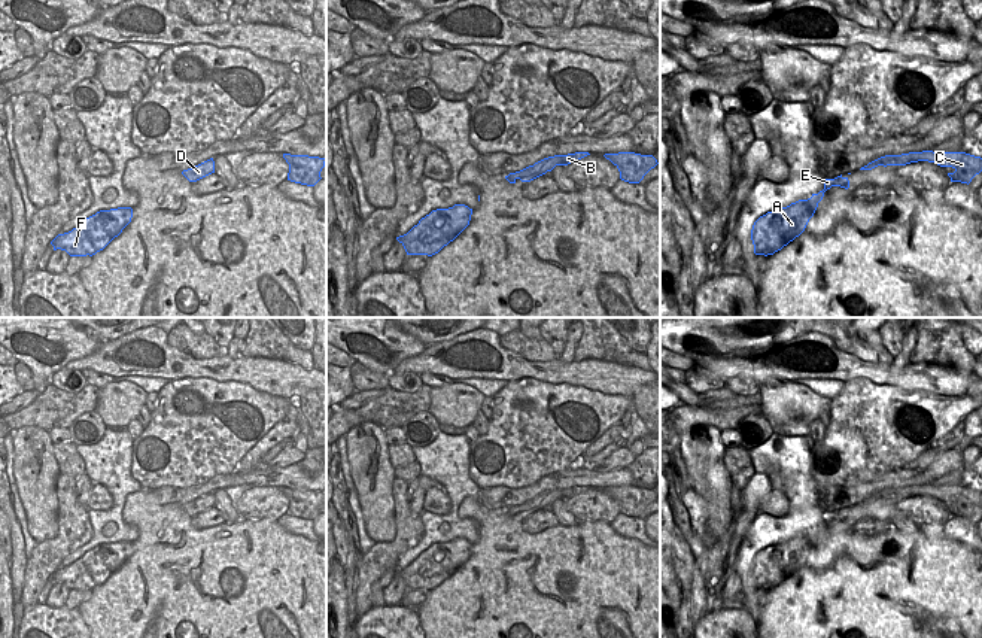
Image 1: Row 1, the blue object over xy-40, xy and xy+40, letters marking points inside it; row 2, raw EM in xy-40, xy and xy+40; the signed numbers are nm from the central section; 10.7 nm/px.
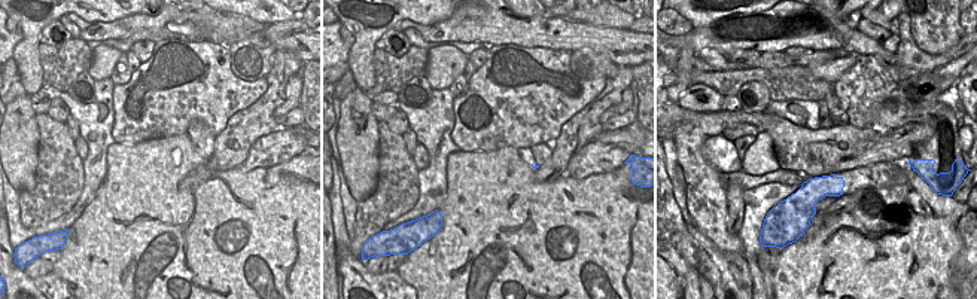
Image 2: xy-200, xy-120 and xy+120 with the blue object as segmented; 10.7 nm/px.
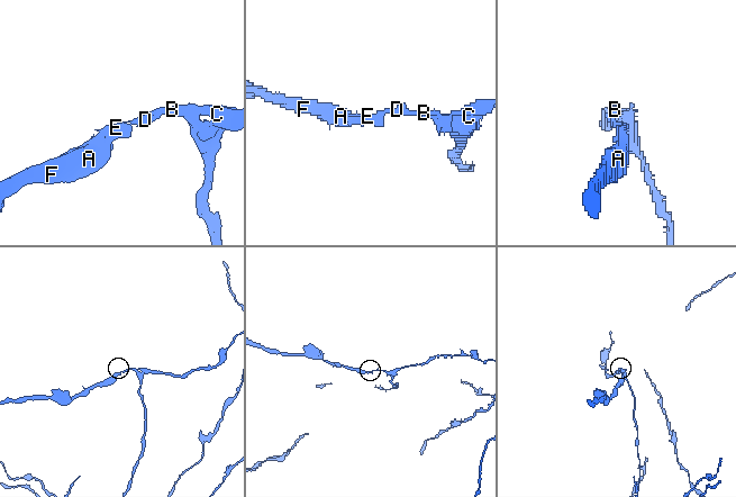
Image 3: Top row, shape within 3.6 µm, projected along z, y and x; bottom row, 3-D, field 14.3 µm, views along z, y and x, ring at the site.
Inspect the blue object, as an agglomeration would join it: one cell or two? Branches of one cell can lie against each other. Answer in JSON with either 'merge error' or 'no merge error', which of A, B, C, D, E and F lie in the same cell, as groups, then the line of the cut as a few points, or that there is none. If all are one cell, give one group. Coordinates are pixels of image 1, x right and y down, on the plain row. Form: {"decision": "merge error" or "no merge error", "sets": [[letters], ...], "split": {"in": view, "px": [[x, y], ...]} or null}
{"decision": "merge error", "sets": [["A", "D", "E", "F"], ["B", "C"]], "split": {"in": "xy", "px": [[559, 489], [561, 495], [558, 498]]}}

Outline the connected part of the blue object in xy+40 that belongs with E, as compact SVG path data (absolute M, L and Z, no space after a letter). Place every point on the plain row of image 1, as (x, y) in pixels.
M842 508L834 513L824 513L824 523L818 528L812 528L811 532L799 534L787 541L767 546L760 550L751 563L754 587L764 590L773 589L799 571L805 565L809 553L814 550L824 526L831 520L848 523L849 514Z

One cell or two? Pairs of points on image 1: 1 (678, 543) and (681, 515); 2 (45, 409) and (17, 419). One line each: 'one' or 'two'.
1: two
2: one

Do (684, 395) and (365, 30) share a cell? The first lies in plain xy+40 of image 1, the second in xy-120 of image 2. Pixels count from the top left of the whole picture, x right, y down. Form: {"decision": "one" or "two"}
{"decision": "two"}

